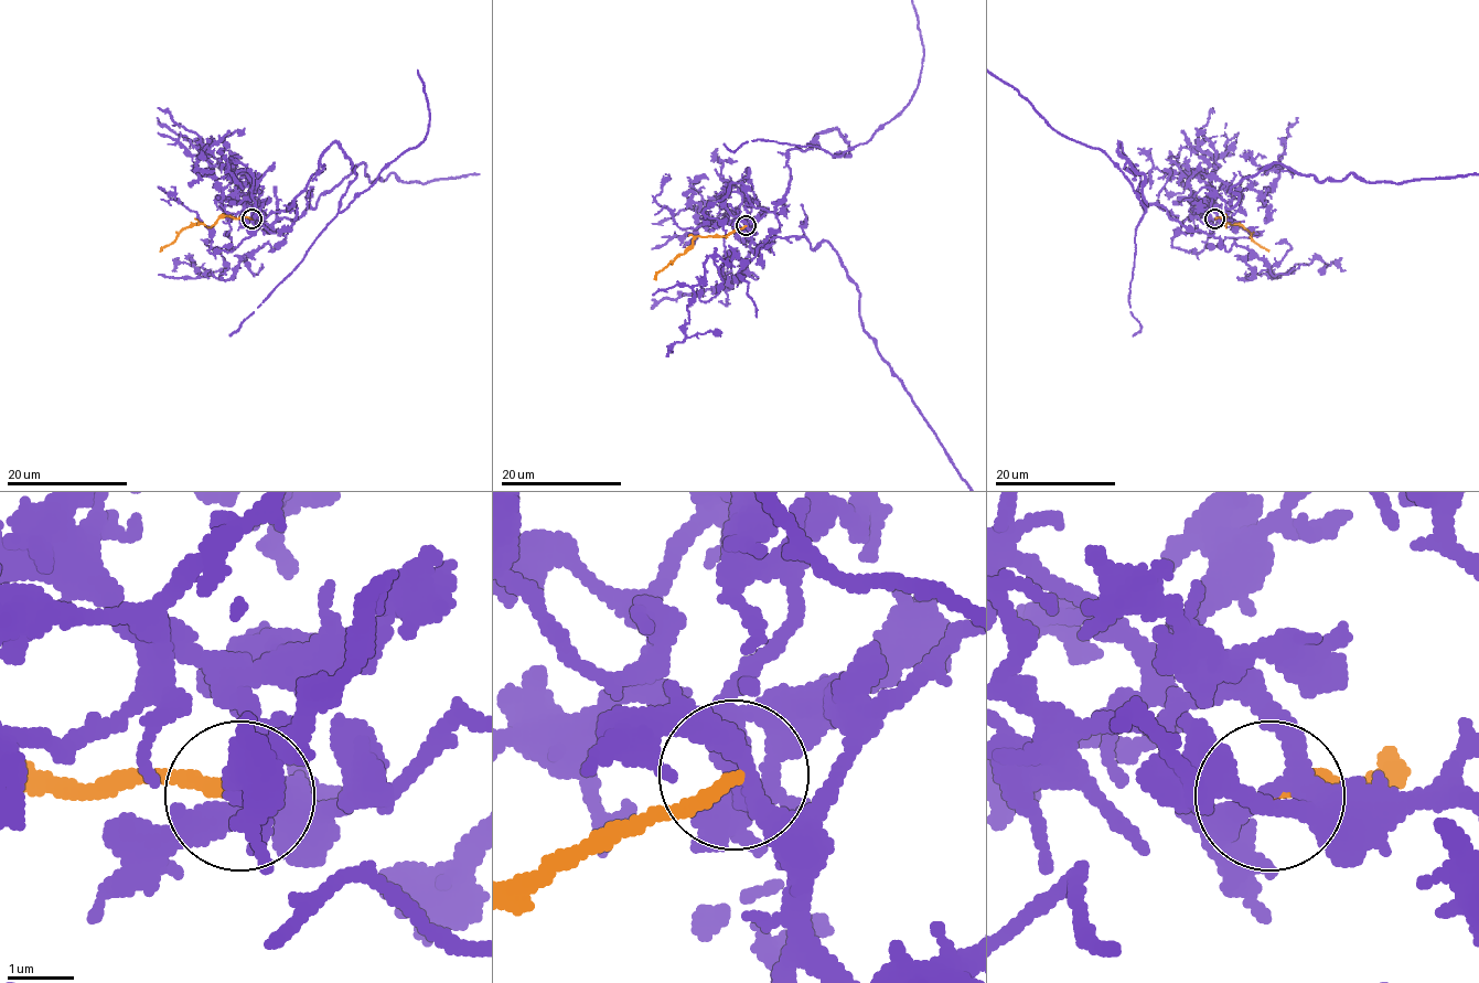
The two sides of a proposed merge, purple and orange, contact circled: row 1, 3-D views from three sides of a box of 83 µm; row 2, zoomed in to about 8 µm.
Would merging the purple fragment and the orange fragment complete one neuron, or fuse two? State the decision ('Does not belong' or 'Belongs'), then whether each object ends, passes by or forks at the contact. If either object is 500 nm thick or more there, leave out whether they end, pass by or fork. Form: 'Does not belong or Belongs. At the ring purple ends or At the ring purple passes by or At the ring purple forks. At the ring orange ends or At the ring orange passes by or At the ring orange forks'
Does not belong. At the ring purple forks. At the ring orange ends

